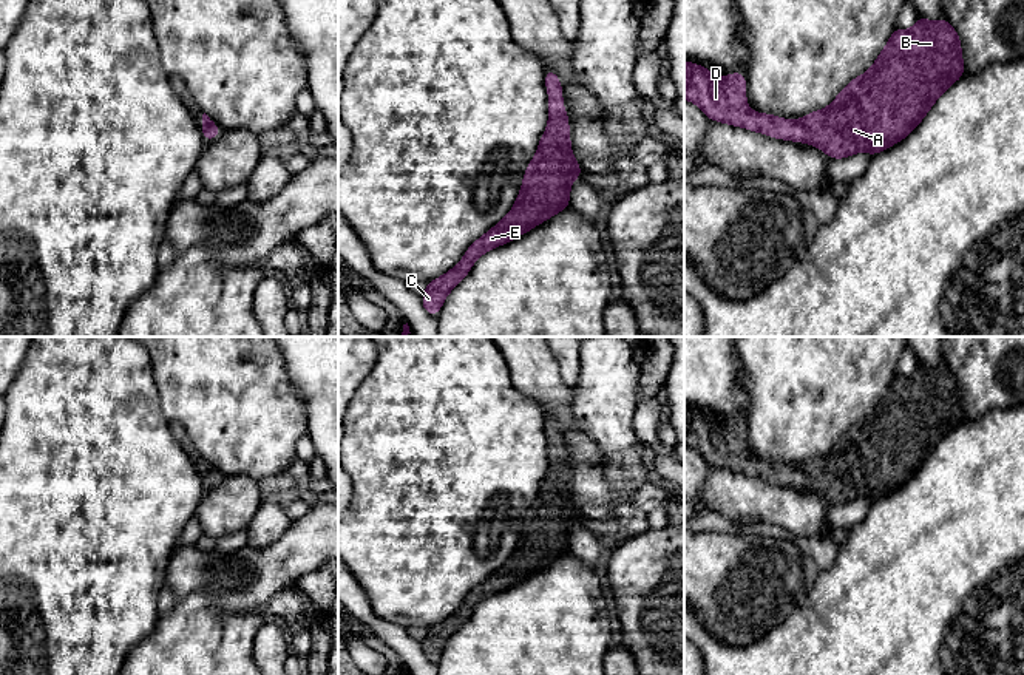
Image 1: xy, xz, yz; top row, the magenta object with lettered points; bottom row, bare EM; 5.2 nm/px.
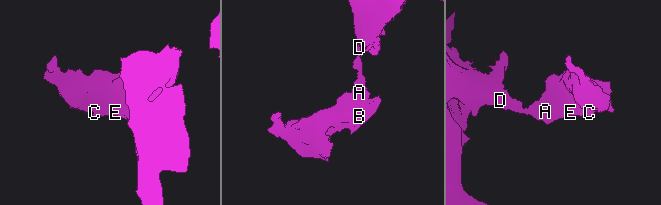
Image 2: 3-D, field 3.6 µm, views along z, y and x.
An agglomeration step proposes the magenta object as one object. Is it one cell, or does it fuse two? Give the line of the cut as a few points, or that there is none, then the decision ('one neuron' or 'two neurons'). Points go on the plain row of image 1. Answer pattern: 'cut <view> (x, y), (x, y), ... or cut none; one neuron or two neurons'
cut none; one neuron

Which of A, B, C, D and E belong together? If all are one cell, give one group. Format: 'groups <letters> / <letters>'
groups A B C D E

